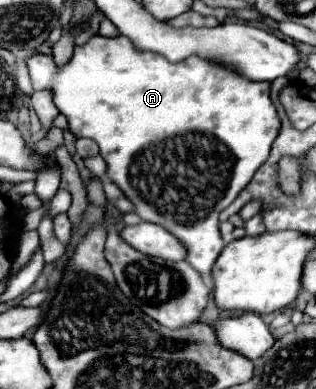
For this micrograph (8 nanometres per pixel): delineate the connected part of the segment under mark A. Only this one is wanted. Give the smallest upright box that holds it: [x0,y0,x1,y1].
[27,36,281,276]

